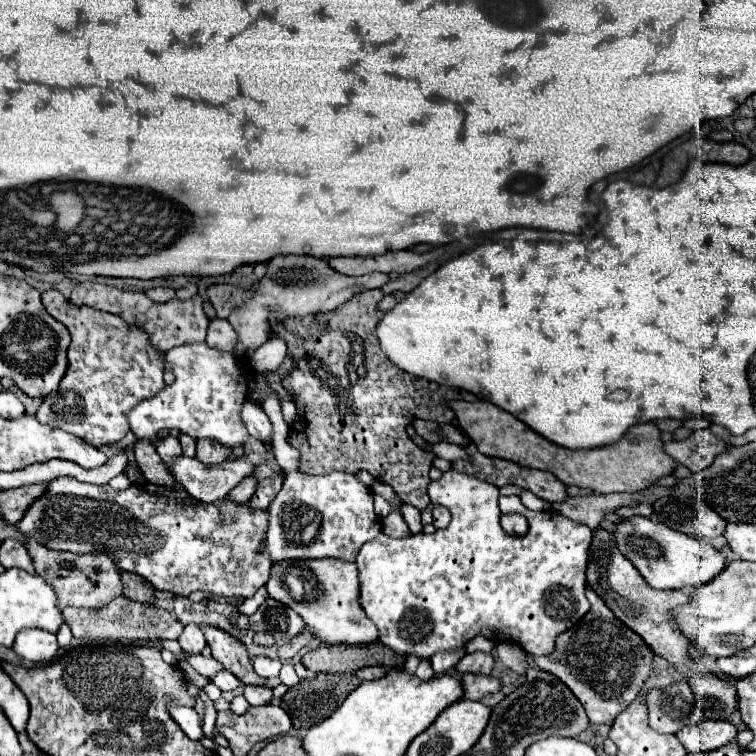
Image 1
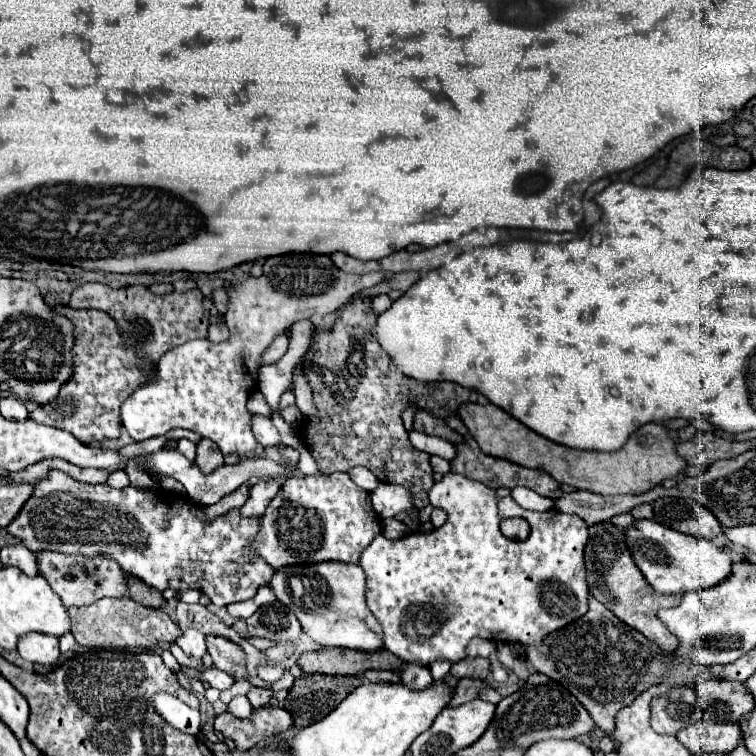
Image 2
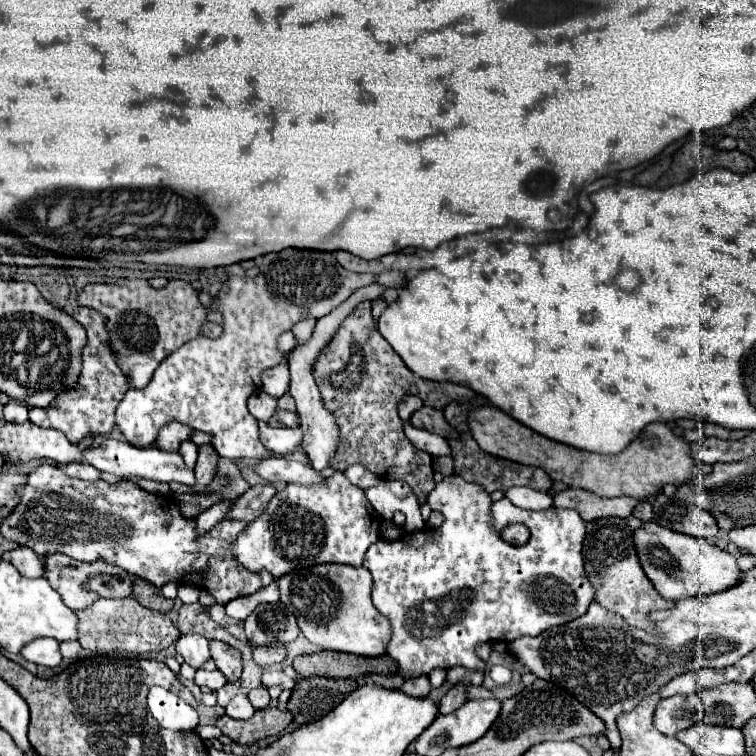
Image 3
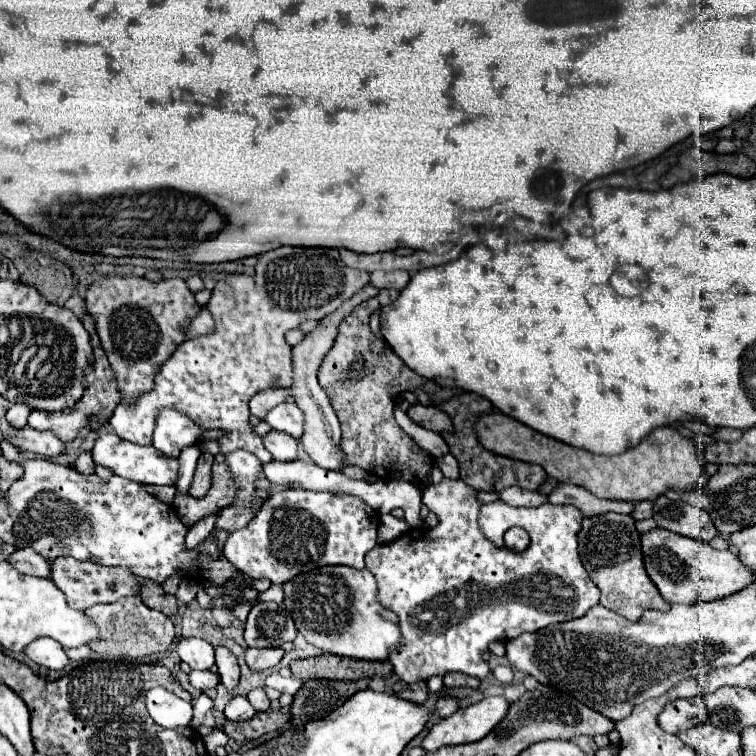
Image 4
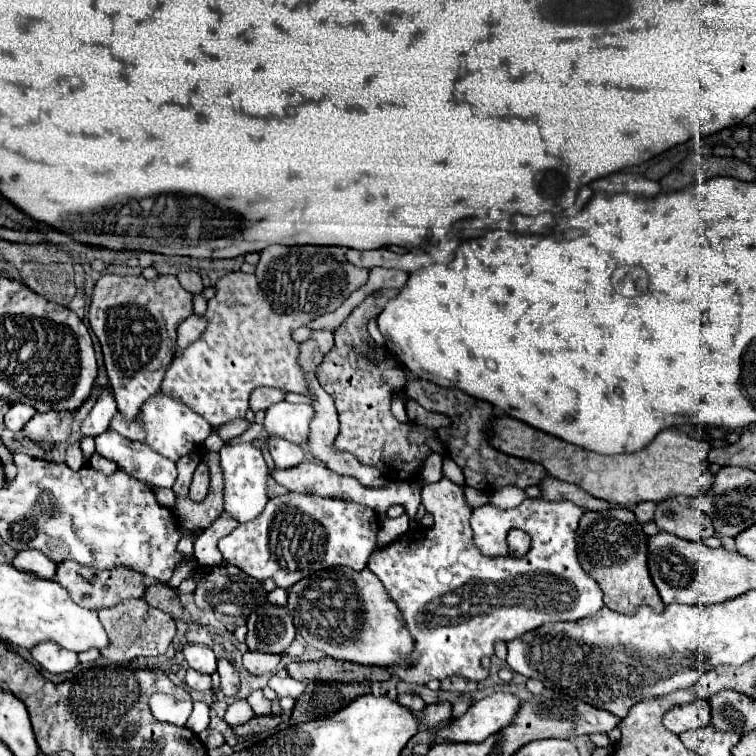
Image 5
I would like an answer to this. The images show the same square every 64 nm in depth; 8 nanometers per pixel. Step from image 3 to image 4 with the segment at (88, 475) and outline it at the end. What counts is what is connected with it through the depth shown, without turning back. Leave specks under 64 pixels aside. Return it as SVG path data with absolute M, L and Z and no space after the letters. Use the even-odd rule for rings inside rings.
M86 450L78 456L76 462L76 470L78 472L94 472L94 460L92 460L92 450Z

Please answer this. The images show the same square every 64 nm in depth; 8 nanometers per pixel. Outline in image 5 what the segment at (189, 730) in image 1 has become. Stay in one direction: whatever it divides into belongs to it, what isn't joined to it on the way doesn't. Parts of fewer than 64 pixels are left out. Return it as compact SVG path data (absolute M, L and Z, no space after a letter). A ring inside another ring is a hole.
M154 694L150 698L150 708L152 708L152 714L156 720L168 722L174 726L184 726L188 716L192 714L192 702L176 700L176 698L164 696L164 694Z

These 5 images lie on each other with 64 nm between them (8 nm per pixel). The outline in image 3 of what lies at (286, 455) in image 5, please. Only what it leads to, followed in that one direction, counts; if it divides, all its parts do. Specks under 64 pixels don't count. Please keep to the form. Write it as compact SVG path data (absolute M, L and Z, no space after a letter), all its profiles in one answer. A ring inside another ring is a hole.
M258 422L258 426L260 426L260 440L262 440L262 444L270 452L274 452L278 456L292 454L296 450L296 446L300 444L300 440L302 440L300 428L296 428L296 430L272 428L272 426L266 426L266 422Z

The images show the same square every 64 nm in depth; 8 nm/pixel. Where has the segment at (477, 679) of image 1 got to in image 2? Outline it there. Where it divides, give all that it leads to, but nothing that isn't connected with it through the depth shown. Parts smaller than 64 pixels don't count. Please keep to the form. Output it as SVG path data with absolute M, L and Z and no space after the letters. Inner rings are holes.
M462 678L458 682L458 686L452 690L452 696L450 696L450 702L448 706L458 706L458 704L466 704L470 700L474 700L480 692L480 688L484 688L486 682L480 682L480 680L472 680L472 678Z

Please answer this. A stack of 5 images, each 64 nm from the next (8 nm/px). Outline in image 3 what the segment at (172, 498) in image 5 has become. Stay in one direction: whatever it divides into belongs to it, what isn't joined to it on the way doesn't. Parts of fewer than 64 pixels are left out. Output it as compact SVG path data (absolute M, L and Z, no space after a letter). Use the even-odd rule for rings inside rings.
M133 478L131 481L136 482L138 486L147 492L153 494L172 495L170 487L167 483L154 482L146 479Z

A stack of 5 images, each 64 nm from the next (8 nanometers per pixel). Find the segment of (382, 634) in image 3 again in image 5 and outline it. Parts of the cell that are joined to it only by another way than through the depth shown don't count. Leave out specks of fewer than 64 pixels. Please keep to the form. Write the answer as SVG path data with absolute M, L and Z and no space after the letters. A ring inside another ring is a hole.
M336 566L314 572L312 576L306 576L288 590L288 608L292 612L294 626L302 634L302 638L330 658L364 666L380 666L380 668L390 668L394 664L396 666L410 664L416 642L412 640L408 628L404 628L400 610L396 608L396 604L392 604L392 598L384 590L384 584L380 584L380 578L370 568L354 572L350 568Z

